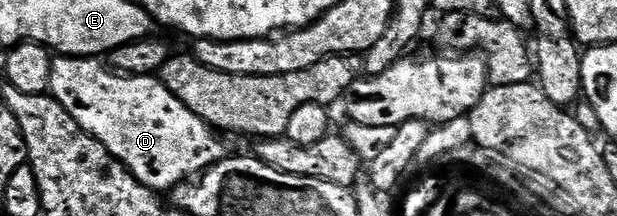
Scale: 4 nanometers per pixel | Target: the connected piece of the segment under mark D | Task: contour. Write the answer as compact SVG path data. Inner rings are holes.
M56 55L48 89L86 133L106 145L109 153L151 191L171 192L184 180L229 158L230 151L216 139L216 128L181 107L178 97L156 75L117 73L96 57Z

